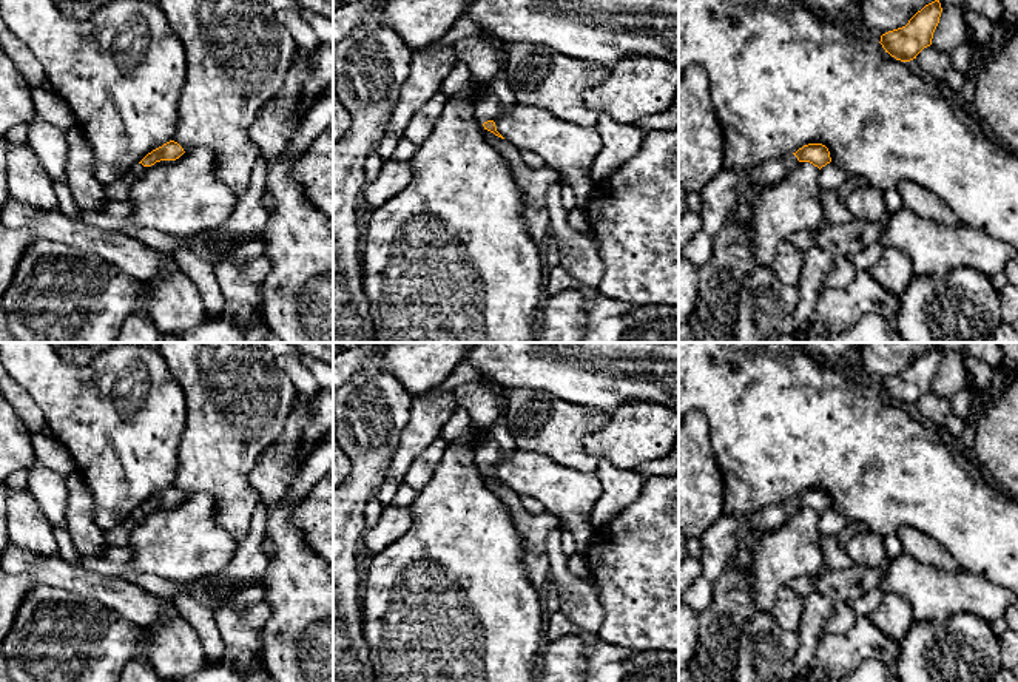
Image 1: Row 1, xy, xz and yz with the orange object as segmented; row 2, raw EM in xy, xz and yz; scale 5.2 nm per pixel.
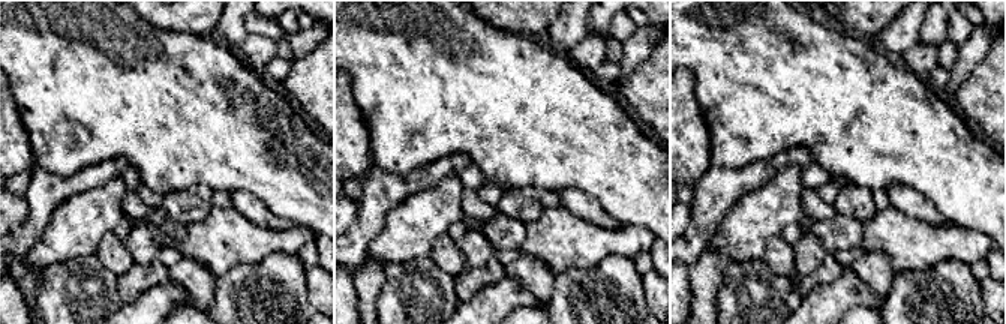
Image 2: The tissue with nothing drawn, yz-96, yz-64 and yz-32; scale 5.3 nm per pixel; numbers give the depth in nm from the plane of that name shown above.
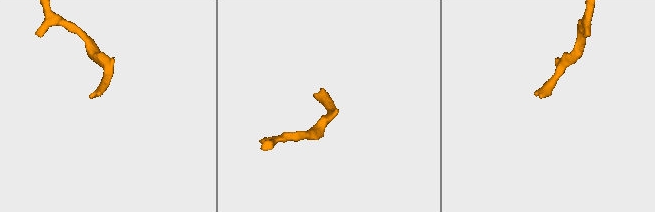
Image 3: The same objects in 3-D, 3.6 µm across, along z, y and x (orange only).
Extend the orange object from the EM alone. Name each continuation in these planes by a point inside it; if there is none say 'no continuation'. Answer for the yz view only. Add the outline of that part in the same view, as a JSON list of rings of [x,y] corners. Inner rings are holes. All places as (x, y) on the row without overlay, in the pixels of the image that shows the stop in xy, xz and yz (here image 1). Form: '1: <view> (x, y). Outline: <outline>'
1: yz (721, 540). Outline: [[[794,500],[767,506],[751,515],[723,514],[702,539],[702,572],[679,599],[679,606],[689,606],[697,614],[713,597],[714,583],[733,560],[745,537],[762,529],[770,534],[780,528],[799,509]]]

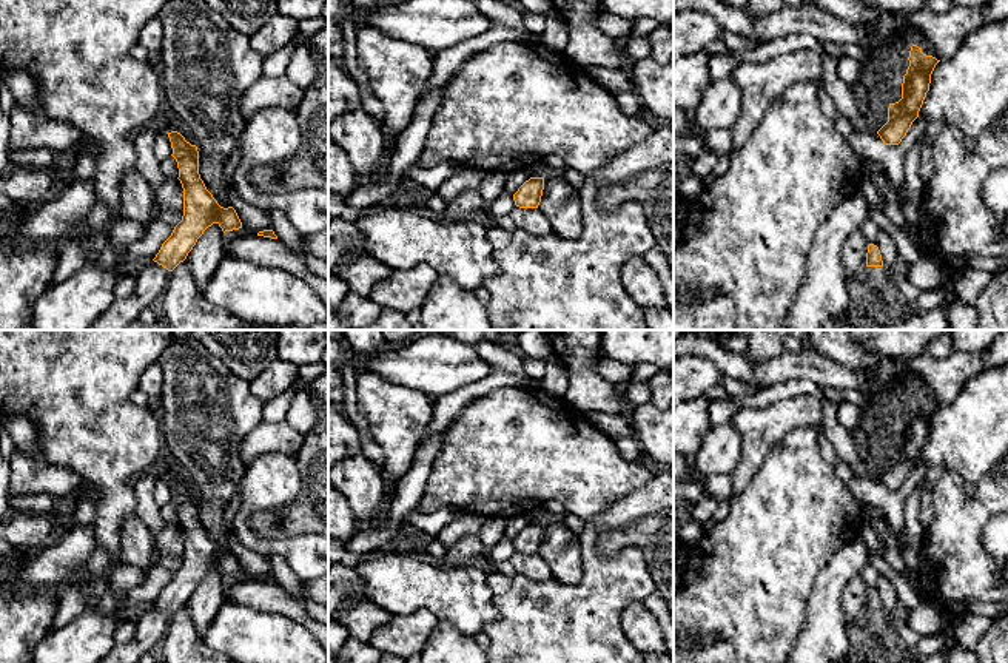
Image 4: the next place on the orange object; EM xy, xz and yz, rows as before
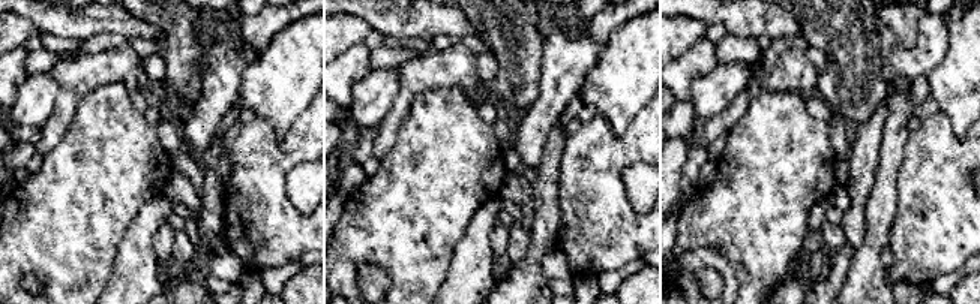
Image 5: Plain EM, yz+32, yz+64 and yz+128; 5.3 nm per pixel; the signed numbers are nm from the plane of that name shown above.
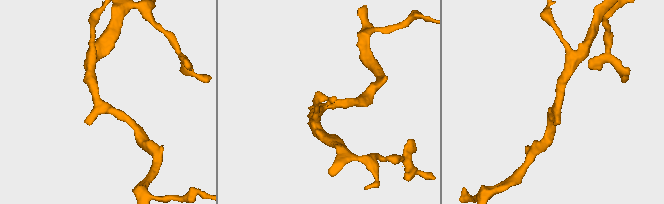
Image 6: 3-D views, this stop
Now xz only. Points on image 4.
no continuation

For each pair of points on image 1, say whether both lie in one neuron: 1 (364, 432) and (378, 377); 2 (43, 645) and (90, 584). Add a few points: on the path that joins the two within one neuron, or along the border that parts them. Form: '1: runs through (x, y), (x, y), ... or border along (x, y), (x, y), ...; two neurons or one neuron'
1: runs through (369, 418), (374, 406), (374, 391); one neuron
2: border along (47, 584), (96, 599), (114, 610); two neurons

